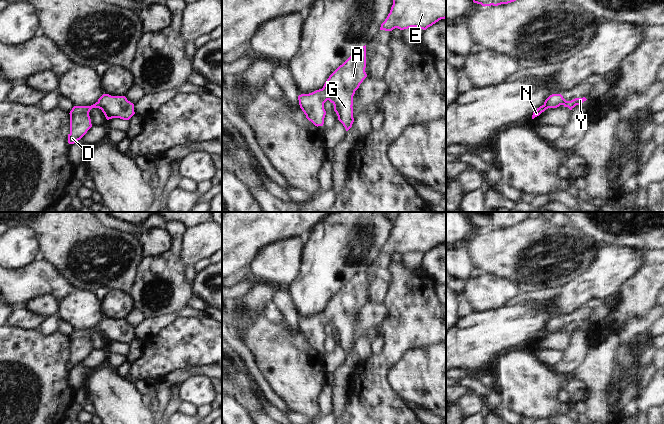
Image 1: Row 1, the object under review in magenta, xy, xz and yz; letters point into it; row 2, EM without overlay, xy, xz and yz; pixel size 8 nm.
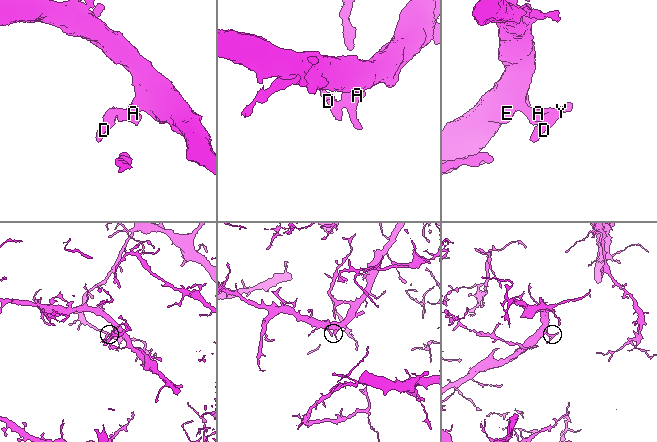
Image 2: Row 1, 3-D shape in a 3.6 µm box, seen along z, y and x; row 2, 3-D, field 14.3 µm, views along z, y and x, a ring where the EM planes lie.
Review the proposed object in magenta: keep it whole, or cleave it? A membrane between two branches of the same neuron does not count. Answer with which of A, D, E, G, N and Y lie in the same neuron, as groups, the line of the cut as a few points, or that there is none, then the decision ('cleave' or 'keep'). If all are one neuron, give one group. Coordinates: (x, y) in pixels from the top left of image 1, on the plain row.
A D E G N Y | no cut | keep

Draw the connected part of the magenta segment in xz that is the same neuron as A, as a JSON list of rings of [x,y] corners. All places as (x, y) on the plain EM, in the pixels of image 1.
[[[366,269],[356,274],[342,289],[340,289],[327,303],[322,313],[316,314],[309,318],[298,320],[299,329],[306,342],[315,350],[323,350],[326,335],[324,327],[329,324],[334,329],[334,335],[338,344],[348,355],[354,346],[353,342],[353,320],[360,308],[367,301],[366,292]]]

